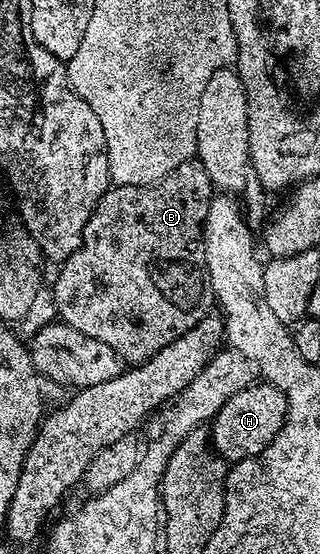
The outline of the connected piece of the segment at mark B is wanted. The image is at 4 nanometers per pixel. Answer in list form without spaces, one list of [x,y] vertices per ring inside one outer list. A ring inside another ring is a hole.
[[[185,163],[174,167],[174,171],[167,173],[161,181],[155,181],[153,185],[117,185],[110,187],[102,195],[102,199],[94,207],[90,219],[80,236],[80,246],[59,266],[56,273],[56,282],[52,285],[50,300],[56,305],[57,318],[63,324],[74,327],[74,331],[82,331],[82,335],[88,335],[90,339],[96,339],[98,343],[104,343],[120,356],[121,362],[139,363],[149,361],[155,353],[162,351],[166,343],[174,343],[194,323],[203,319],[206,306],[204,306],[204,293],[206,294],[206,274],[202,264],[202,226],[208,210],[208,203],[213,196],[214,186],[204,170],[196,163]]]

